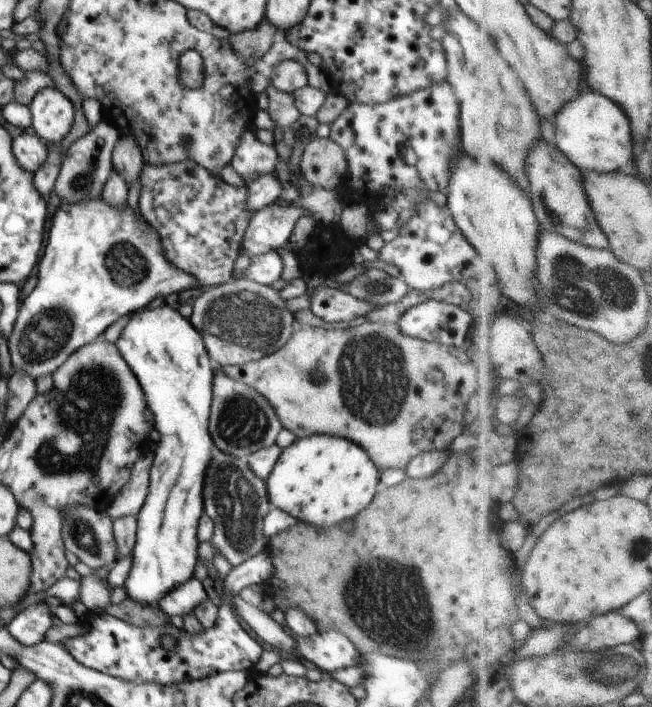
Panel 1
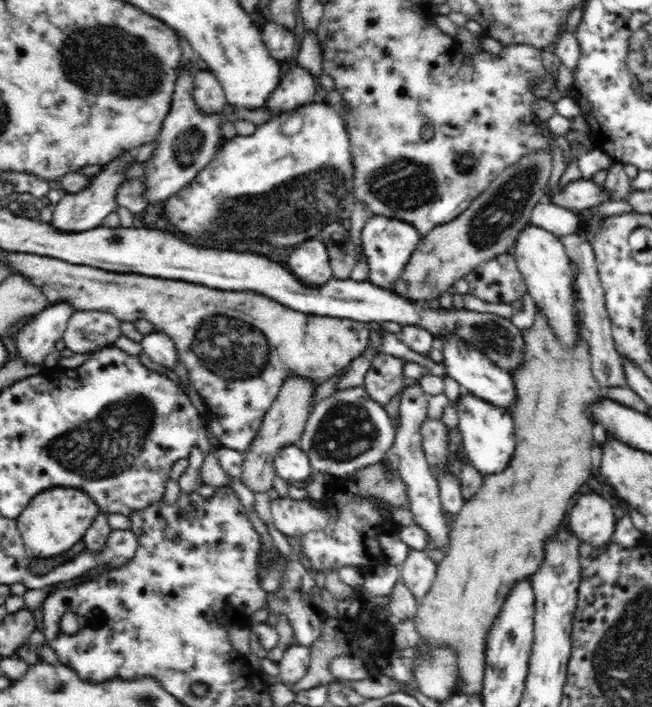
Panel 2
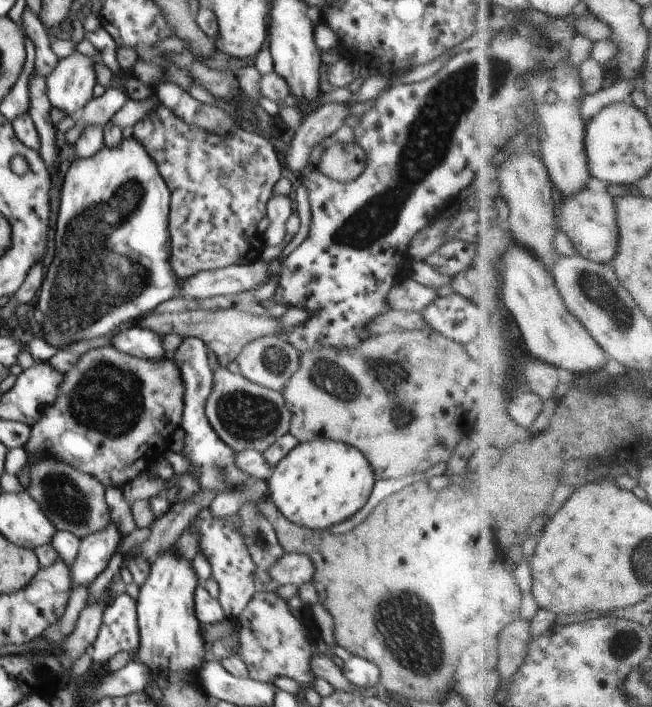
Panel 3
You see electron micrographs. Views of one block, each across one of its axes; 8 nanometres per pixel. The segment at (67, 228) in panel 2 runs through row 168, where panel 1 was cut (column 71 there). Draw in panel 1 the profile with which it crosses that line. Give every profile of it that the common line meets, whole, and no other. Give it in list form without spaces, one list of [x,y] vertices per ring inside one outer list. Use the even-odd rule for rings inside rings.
[[[44,87],[29,104],[32,128],[36,136],[46,144],[60,144],[70,132],[74,122],[75,108],[72,101],[59,89]]]

